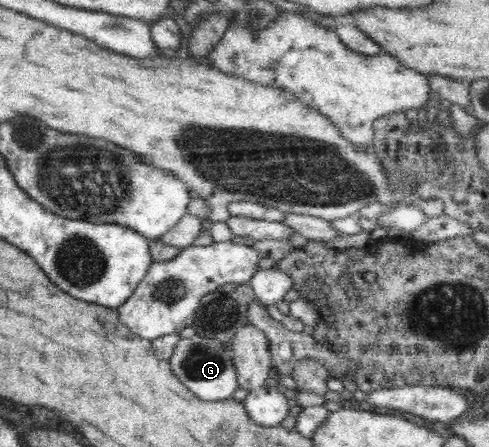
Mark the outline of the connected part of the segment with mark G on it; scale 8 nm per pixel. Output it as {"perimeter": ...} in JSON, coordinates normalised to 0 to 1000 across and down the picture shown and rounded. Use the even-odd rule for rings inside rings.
{"perimeter":[[[403,745],[391,758],[370,756],[346,805],[358,843],[407,893],[419,897],[468,893],[489,868],[485,832],[476,817],[474,783],[468,772],[460,772],[448,761],[427,758]]]}

